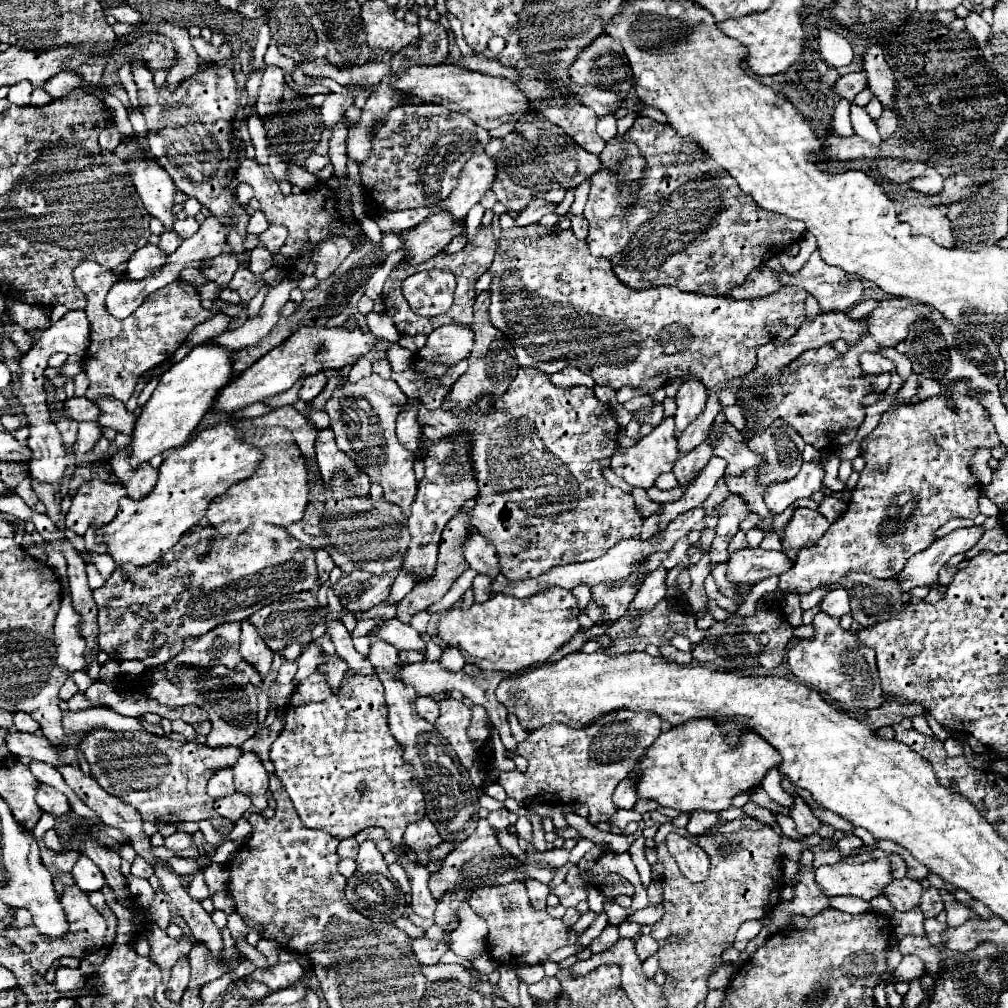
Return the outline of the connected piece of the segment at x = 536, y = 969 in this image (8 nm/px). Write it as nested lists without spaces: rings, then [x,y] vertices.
[[[541,964],[523,965],[523,967],[523,970],[519,970],[519,977],[528,985],[542,980],[545,976],[545,972]]]

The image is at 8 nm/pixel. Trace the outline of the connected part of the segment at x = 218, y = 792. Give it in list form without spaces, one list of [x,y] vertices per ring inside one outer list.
[[[218,768],[212,778],[208,780],[208,794],[212,798],[222,798],[234,792],[234,770],[232,768]]]

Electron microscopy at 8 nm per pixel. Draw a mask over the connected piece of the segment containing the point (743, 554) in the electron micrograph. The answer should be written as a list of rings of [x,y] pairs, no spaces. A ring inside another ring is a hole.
[[[744,548],[730,554],[728,578],[736,584],[752,584],[770,576],[780,576],[792,568],[792,560],[784,552]]]

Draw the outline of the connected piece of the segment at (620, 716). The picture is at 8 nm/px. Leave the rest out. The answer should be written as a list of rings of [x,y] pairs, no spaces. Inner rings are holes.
[[[626,708],[620,712],[608,712],[600,716],[600,720],[592,722],[588,728],[546,724],[544,728],[536,728],[536,732],[528,732],[528,740],[516,746],[516,754],[528,760],[526,772],[520,772],[516,768],[510,772],[498,772],[496,782],[506,790],[508,798],[512,800],[524,802],[532,798],[542,798],[552,804],[586,804],[590,810],[588,814],[590,824],[610,822],[610,818],[618,812],[618,808],[612,804],[612,794],[616,784],[630,776],[634,766],[640,762],[640,756],[644,756],[644,752],[660,736],[660,732],[662,732],[662,720],[658,720],[658,716],[652,716],[648,712],[632,712]]]

